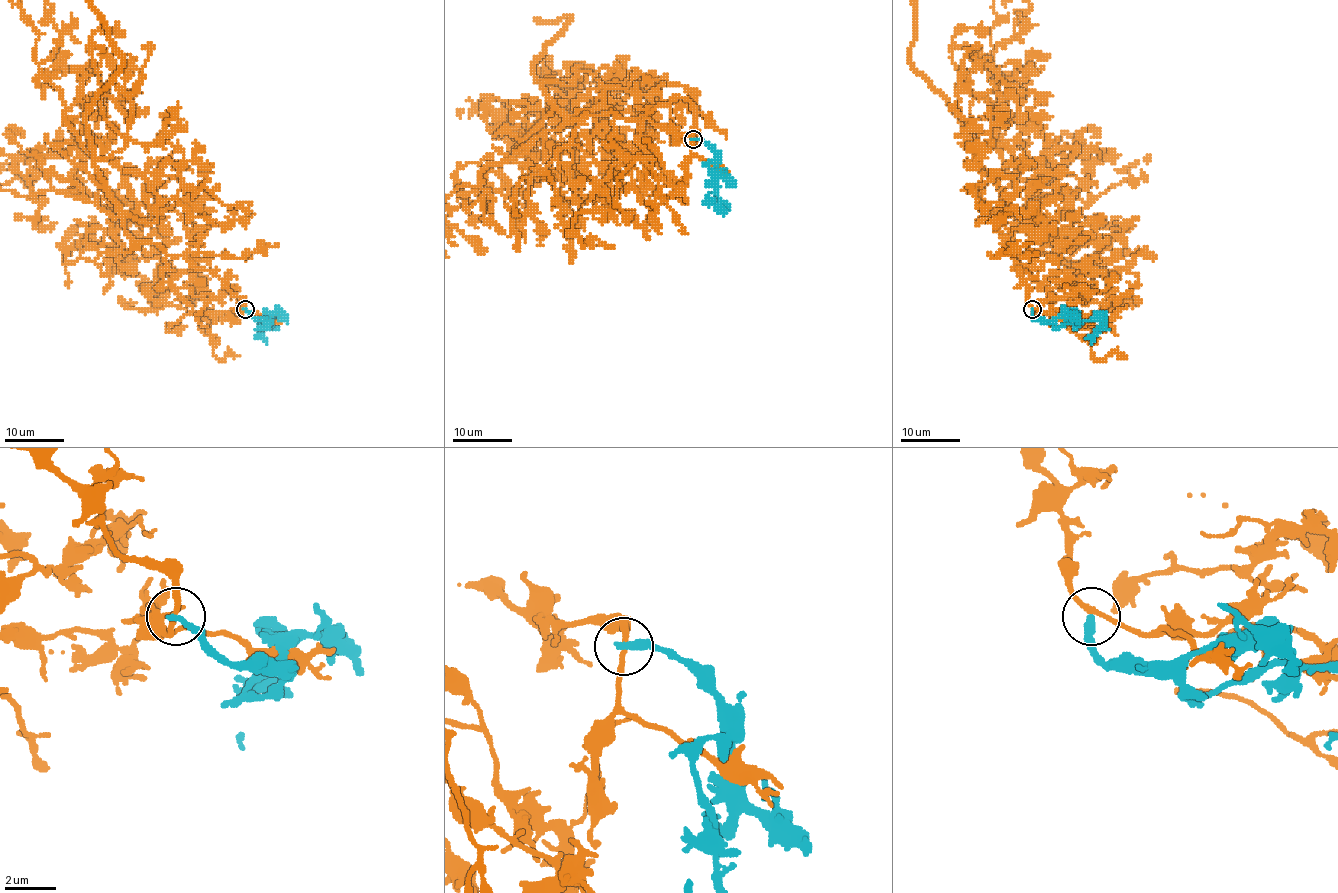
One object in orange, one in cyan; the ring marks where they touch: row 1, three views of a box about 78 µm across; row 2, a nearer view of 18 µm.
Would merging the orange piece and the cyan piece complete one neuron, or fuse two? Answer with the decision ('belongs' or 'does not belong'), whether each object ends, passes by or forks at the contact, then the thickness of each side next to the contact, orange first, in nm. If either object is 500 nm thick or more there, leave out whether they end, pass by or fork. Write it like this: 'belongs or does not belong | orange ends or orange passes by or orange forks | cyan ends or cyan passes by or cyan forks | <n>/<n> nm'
does not belong | orange passes by | cyan ends | 180/260 nm

